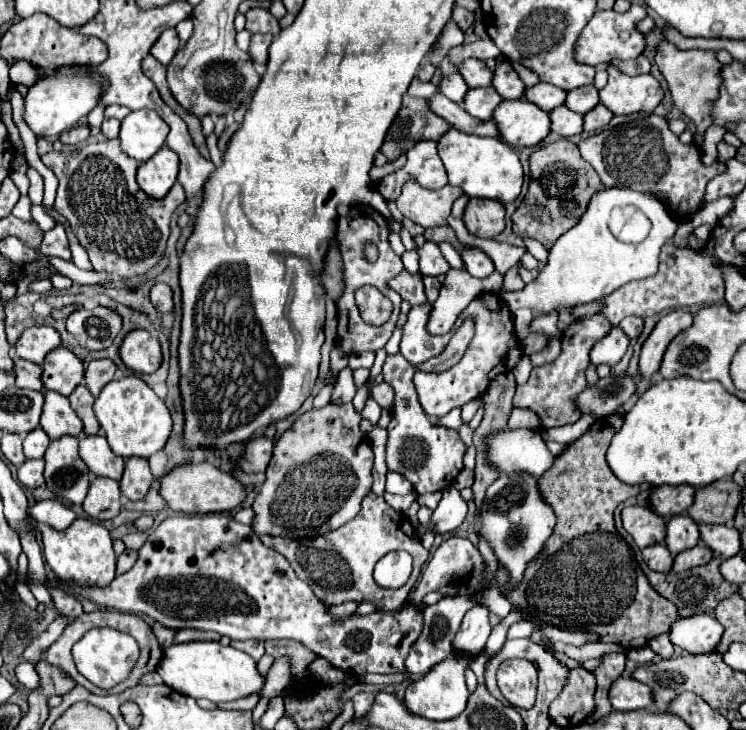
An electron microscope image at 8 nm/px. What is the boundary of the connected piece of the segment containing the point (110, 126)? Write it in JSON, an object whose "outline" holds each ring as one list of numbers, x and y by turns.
{"outline":[[104,119,104,123,102,123,102,133,104,133,108,139,118,137,118,131,120,131,120,121,118,121,118,119]]}

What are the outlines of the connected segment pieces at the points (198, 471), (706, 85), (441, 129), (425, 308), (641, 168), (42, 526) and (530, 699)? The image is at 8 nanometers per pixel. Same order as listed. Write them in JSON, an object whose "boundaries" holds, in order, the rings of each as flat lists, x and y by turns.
{"boundaries":[[[211,456,204,463,188,463,184,467,176,467,160,481,160,495,166,499,168,507,176,513,218,513,218,511,232,511,242,505,246,499,244,485,234,479,230,473,218,469,218,461]],[[660,43,656,65,660,73,666,77,670,85,670,93,674,99,674,105,694,121,696,135,694,141,700,145,704,141,704,131,712,125,712,103,718,99,718,91,722,85,722,65,716,59,714,49,678,49,672,43]],[[404,95,402,109,394,119,380,151,388,157,388,161,394,161,402,153,406,153,414,143,422,139,438,141,450,129,450,123,430,111,428,99]],[[422,303,422,305,414,305,408,313,408,321,404,325,404,337,400,343,400,353,412,365,418,365,422,361,428,361,430,357,440,355,444,351,444,347,448,345,450,337,454,335,454,331,462,325,462,321,458,319,446,335,430,335,426,331,430,311,432,311,432,305]],[[658,115,638,117,618,127,606,129,594,137,580,141,582,159,586,159,602,179,604,187,628,187,632,191,648,191,662,199,676,219,692,217,704,203,706,183,724,171,722,163,704,165,702,151,696,143,684,145,670,131,668,121]],[[28,515,28,523,42,531,42,543,44,543,44,559,52,567,58,579,64,581,76,581,80,585,98,585,106,587,116,575,116,553,112,549,112,539,108,529,102,523,92,523,90,519,76,519,68,529,56,531,52,527,46,527,46,523,38,523]],[[526,659,504,661,498,669,498,687,510,705,530,709,536,701,536,667]]]}

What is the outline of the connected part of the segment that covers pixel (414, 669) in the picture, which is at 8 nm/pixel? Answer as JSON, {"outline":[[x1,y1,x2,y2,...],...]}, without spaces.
{"outline":[[456,595,456,597,444,597,440,599,436,605,428,605,424,607,424,631,420,635,420,639,412,645,410,649,410,655,406,659,406,669,410,675,414,675,414,679,426,675,434,665,438,665,440,661,444,661,446,657,452,655,452,639,466,615,466,611,470,607,476,605,476,599,472,597,462,597,462,595]]}

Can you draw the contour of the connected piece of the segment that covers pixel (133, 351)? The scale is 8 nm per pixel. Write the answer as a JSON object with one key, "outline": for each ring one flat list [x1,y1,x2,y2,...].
{"outline":[[130,331,120,345,120,359,136,373,154,373,162,363,160,343,148,331]]}

